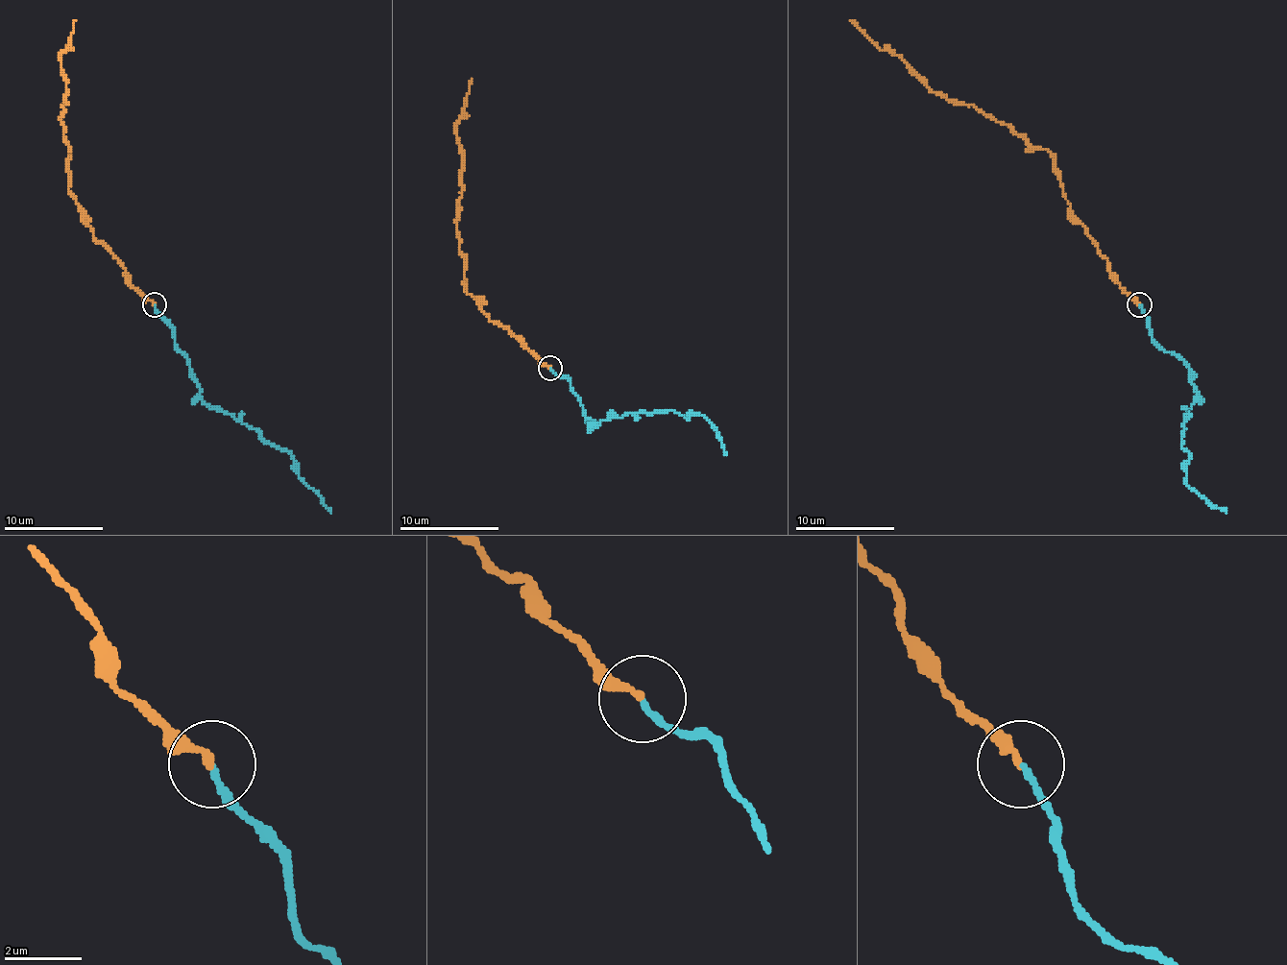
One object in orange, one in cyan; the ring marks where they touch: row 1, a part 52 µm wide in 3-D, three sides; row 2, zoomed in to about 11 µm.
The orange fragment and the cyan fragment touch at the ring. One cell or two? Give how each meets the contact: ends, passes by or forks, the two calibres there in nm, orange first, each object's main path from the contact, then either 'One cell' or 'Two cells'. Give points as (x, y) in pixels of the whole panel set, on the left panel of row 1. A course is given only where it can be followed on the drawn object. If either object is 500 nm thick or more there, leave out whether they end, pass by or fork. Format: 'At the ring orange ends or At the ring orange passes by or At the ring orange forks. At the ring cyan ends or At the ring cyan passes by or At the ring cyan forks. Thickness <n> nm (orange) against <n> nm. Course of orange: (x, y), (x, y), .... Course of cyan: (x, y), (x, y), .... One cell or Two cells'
At the ring orange ends. At the ring cyan ends. Thickness 200 nm (orange) against 150 nm. Course of orange: (155, 304), (98, 240), (68, 188), (60, 55), (76, 20). Course of cyan: (155, 304), (172, 329), (172, 337), (192, 370), (200, 397), (234, 417), (294, 458), (296, 473), (330, 513). One cell

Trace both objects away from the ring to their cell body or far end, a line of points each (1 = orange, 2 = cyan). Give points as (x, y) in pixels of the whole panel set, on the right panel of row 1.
1: (1139, 304), (1073, 213), (1045, 149), (1032, 149), (971, 105), (936, 94), (849, 20)
2: (1139, 304), (1152, 337), (1189, 370), (1197, 397), (1184, 417), (1181, 446), (1189, 458), (1186, 483), (1226, 513)

